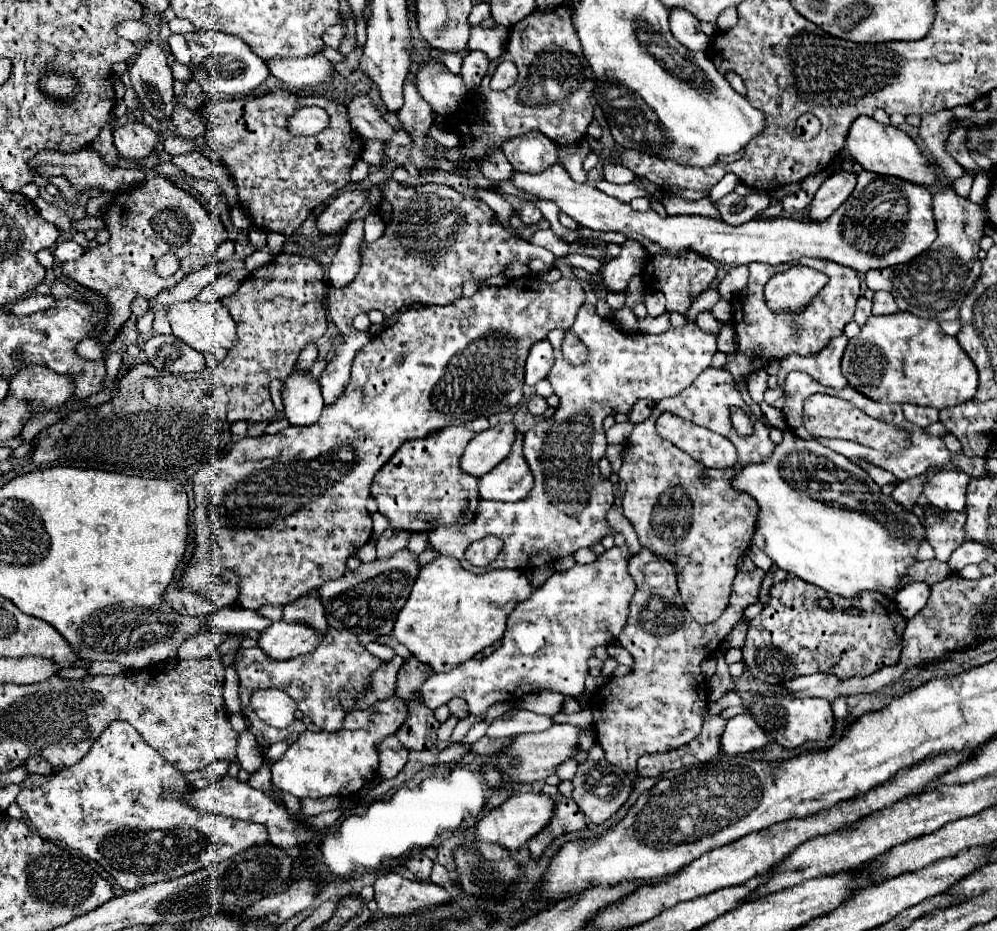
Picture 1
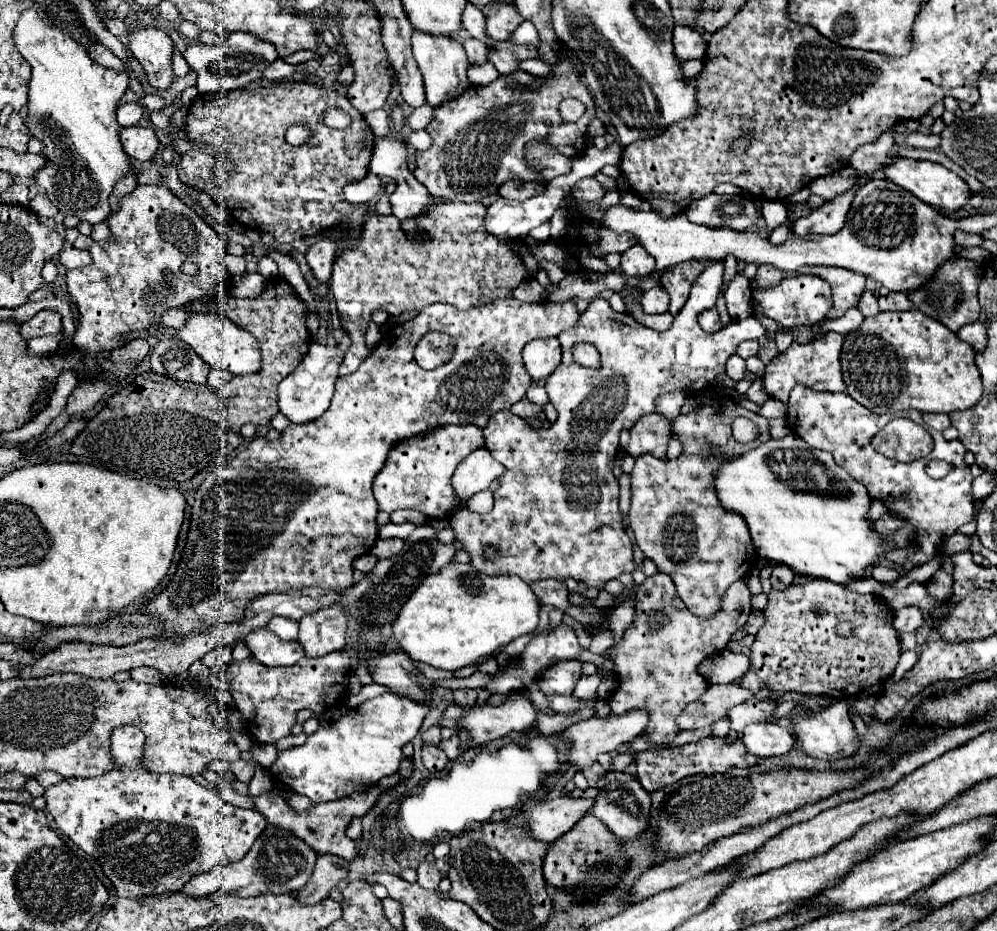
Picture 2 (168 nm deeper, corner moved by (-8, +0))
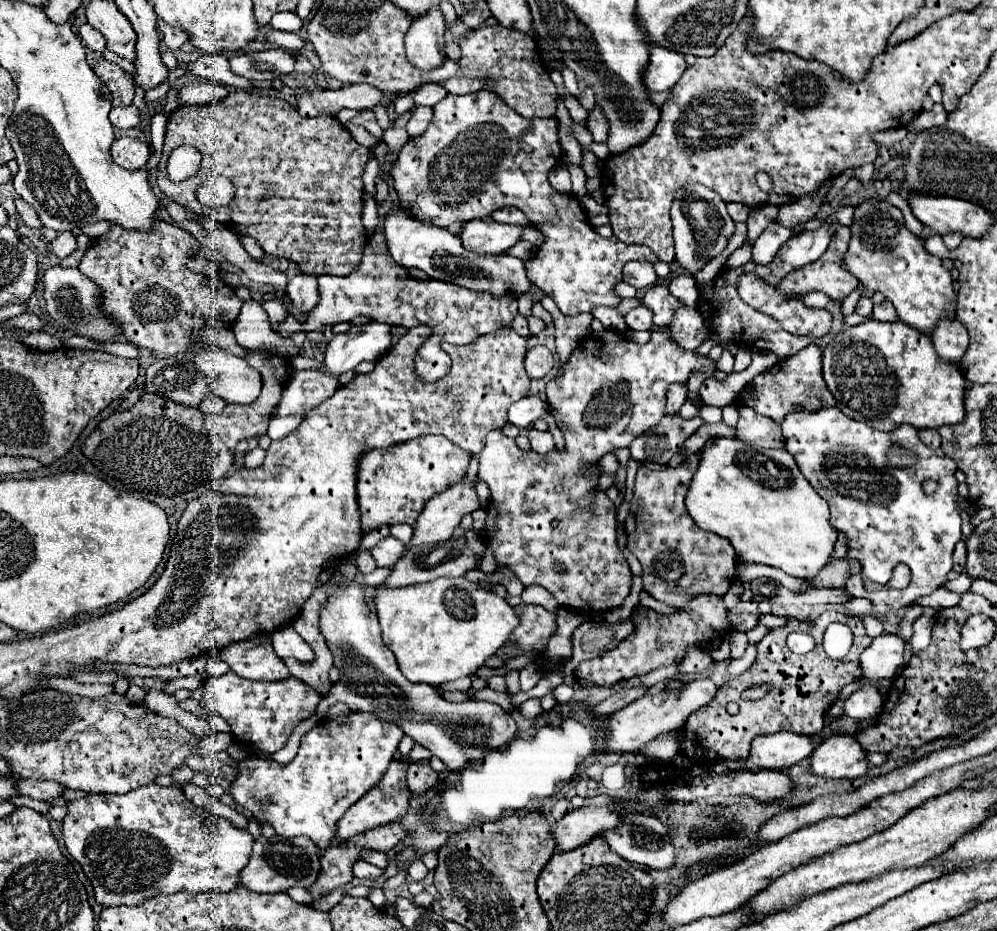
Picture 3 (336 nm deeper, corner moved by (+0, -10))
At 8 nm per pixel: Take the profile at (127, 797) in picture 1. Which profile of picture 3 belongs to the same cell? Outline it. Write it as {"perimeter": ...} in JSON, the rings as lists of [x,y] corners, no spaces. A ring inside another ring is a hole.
{"perimeter":[[[157,783],[153,785],[145,785],[145,787],[139,787],[139,789],[133,789],[129,793],[123,793],[123,795],[111,795],[111,793],[95,793],[95,795],[85,795],[81,799],[75,799],[75,801],[69,801],[67,805],[67,815],[63,817],[63,827],[61,827],[61,833],[63,833],[63,841],[65,841],[65,847],[69,851],[69,855],[73,859],[77,859],[85,871],[85,875],[89,877],[93,889],[95,889],[95,901],[101,903],[103,907],[117,907],[117,905],[129,905],[129,907],[135,907],[135,905],[141,905],[143,901],[151,899],[151,897],[157,897],[157,895],[171,895],[171,893],[179,893],[179,891],[189,891],[189,893],[197,893],[197,891],[213,891],[213,893],[227,893],[227,891],[233,891],[237,887],[237,873],[247,865],[249,857],[251,857],[251,847],[253,847],[253,837],[247,829],[239,829],[235,827],[231,821],[227,819],[221,819],[221,817],[213,817],[209,811],[201,809],[201,807],[195,807],[191,801],[187,801],[187,797],[183,795],[183,789],[177,787],[177,785],[171,785],[171,787],[161,787]]]}

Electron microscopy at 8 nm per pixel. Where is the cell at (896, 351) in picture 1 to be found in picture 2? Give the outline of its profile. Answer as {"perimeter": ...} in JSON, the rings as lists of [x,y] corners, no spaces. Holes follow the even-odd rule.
{"perimeter":[[[921,311],[903,313],[877,313],[865,317],[859,329],[849,331],[841,347],[841,371],[847,385],[847,393],[873,413],[891,413],[917,409],[921,413],[951,413],[977,405],[981,399],[981,375],[975,367],[975,351],[965,345],[953,331],[945,329],[939,321],[925,317]]]}

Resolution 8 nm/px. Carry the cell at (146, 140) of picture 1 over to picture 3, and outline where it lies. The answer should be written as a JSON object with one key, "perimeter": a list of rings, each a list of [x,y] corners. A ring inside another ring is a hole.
{"perimeter":[[[121,137],[121,139],[115,139],[113,145],[111,145],[111,157],[113,161],[127,169],[127,171],[137,171],[137,169],[143,169],[149,161],[149,147],[133,137]]]}

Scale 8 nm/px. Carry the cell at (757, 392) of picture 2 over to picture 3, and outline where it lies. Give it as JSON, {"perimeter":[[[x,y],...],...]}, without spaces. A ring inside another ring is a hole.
{"perimeter":[[[745,405],[739,407],[737,439],[741,439],[751,447],[763,449],[781,449],[785,443],[779,423],[755,413],[751,407]]]}

